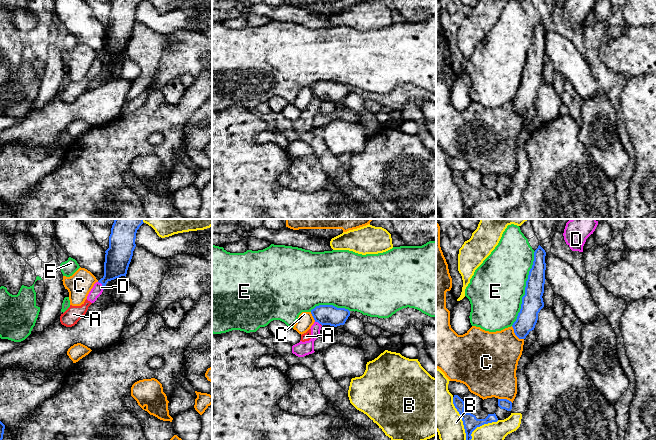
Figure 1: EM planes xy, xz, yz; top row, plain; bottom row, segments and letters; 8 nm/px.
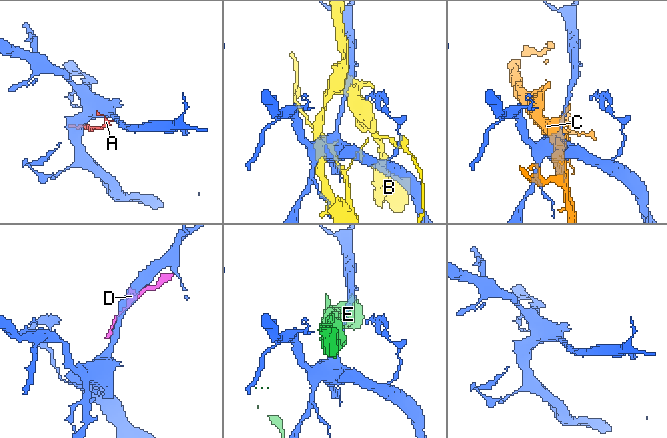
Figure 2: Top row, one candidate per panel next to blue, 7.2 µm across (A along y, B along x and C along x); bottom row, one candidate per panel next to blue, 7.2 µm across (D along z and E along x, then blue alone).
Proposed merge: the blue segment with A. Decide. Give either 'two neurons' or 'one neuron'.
two neurons

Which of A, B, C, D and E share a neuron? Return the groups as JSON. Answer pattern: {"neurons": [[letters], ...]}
{"neurons": [["A", "D"], ["B"], ["C"], ["E"]]}

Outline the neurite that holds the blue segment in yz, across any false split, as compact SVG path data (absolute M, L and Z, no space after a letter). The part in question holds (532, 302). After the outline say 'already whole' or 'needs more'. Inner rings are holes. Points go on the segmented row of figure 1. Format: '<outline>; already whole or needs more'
M539 245L534 252L534 261L526 281L525 295L522 297L520 312L512 327L519 339L525 339L534 330L538 313L544 307L545 250Z; already whole

